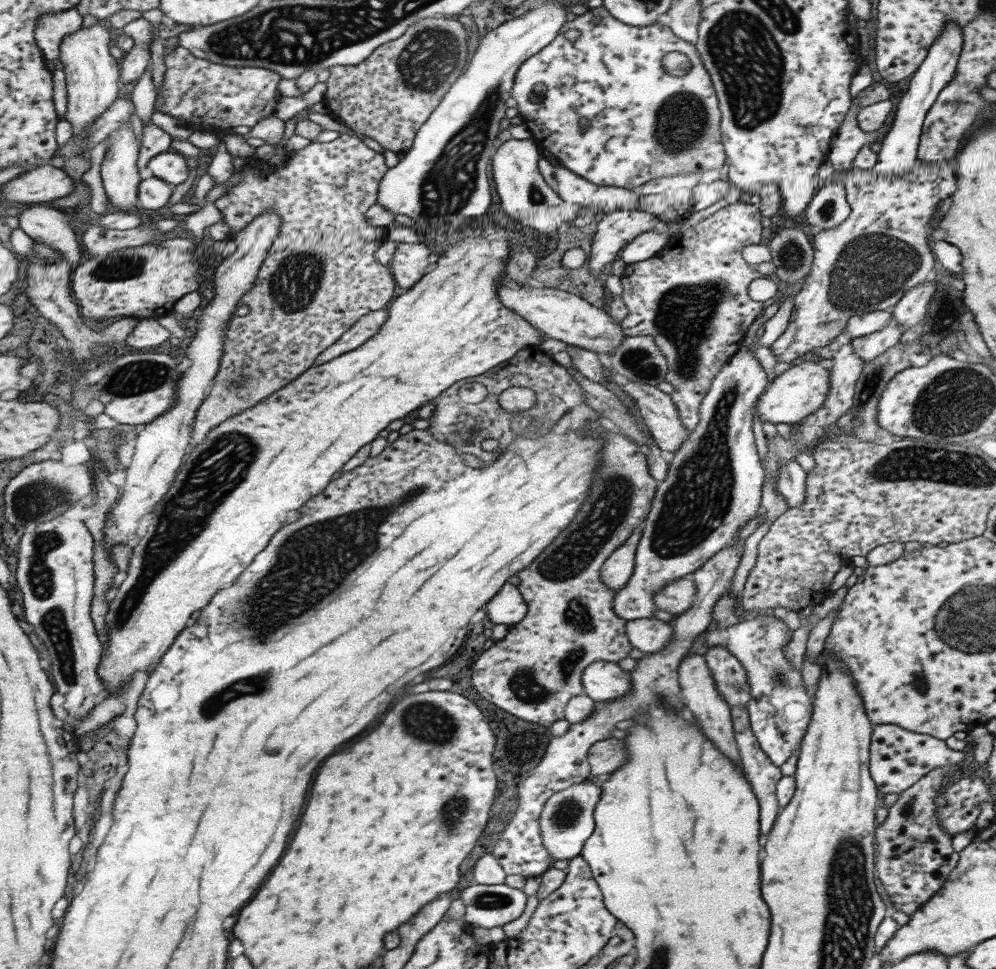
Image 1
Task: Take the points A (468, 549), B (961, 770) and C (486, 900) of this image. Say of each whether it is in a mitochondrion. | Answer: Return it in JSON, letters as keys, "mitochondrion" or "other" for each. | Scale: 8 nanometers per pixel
{"A":"other","B":"other","C":"mitochondrion"}

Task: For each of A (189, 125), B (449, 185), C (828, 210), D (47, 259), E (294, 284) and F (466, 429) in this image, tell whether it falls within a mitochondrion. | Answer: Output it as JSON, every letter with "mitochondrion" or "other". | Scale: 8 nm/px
{"A":"other","B":"mitochondrion","C":"mitochondrion","D":"mitochondrion","E":"mitochondrion","F":"mitochondrion"}

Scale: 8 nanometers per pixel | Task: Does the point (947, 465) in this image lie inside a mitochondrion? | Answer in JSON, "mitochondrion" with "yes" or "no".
{"mitochondrion":"yes"}

